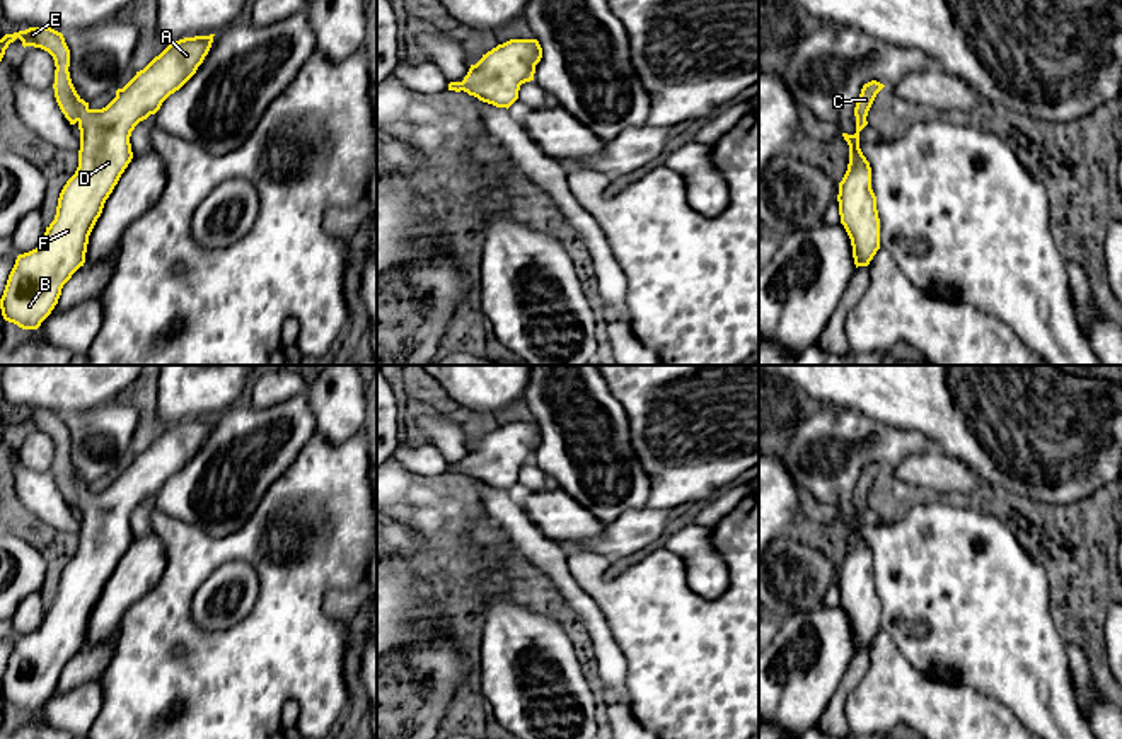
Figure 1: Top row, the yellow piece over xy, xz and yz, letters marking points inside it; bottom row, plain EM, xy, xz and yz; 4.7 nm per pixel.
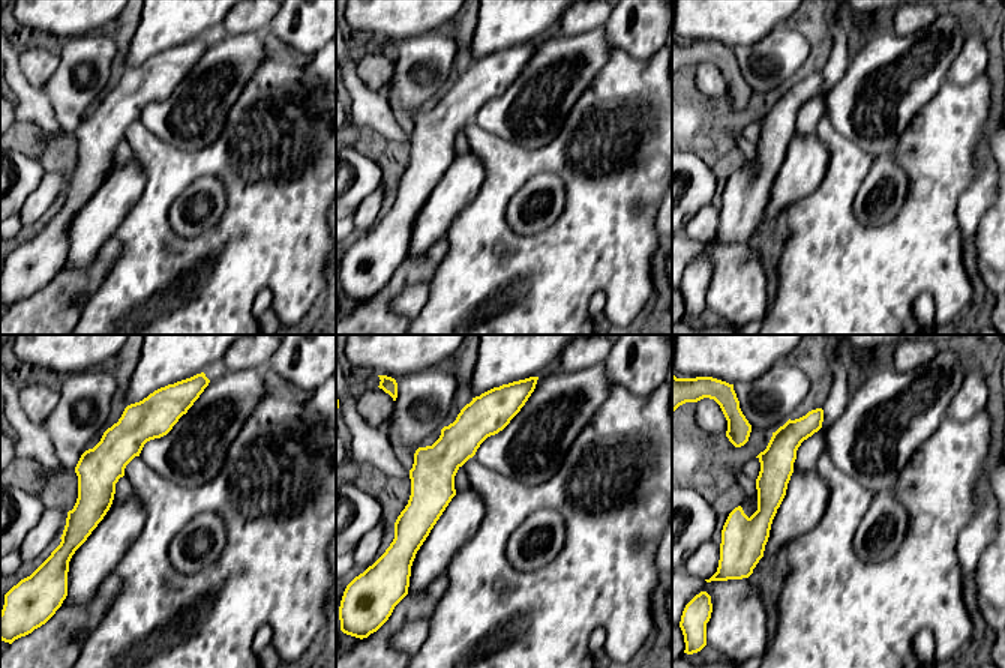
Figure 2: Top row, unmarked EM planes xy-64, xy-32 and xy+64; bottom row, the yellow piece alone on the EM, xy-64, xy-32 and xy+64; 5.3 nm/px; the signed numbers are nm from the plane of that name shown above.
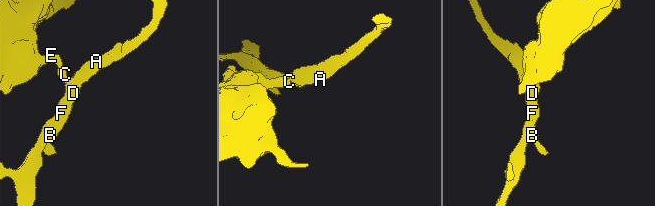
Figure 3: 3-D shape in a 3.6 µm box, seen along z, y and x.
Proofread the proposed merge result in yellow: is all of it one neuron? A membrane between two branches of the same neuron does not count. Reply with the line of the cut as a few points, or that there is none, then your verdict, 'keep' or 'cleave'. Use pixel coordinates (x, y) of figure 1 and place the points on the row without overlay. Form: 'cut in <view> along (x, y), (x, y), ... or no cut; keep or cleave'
no cut; keep

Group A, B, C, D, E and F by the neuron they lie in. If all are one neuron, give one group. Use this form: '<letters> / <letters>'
A B C D E F

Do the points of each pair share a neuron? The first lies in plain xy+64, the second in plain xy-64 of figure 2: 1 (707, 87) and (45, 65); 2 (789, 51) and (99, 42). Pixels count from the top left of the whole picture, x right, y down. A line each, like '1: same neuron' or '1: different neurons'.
1: same neuron
2: same neuron

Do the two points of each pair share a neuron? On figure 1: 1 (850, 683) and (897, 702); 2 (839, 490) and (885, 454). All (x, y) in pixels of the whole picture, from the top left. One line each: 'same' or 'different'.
1: different
2: same

